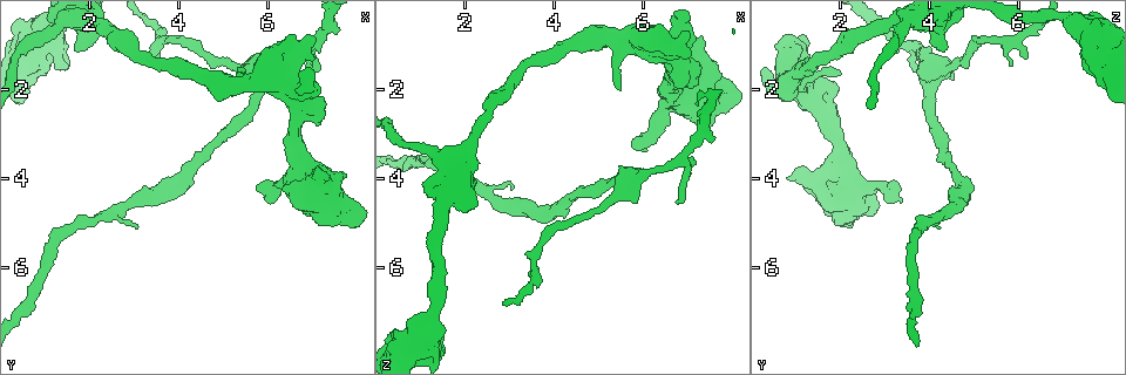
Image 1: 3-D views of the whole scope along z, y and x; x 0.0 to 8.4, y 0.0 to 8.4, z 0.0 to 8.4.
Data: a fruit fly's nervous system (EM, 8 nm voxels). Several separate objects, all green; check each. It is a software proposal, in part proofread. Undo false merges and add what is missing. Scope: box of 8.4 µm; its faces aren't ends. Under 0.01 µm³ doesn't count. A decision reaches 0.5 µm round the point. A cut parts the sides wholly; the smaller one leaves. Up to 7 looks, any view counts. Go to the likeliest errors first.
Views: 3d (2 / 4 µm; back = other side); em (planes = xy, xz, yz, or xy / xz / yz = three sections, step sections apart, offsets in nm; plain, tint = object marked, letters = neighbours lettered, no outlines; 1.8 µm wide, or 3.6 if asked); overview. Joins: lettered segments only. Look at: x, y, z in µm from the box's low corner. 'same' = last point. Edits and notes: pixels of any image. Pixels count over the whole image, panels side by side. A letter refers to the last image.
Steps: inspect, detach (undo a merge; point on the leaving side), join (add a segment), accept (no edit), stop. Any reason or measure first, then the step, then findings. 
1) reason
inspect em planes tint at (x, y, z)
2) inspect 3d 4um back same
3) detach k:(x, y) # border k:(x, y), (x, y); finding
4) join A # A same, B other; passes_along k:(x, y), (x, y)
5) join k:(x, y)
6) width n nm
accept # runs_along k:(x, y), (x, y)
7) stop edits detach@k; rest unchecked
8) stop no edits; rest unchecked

branch stops here
inspect 3d 4um at (6.80, 1.75, 4.60)

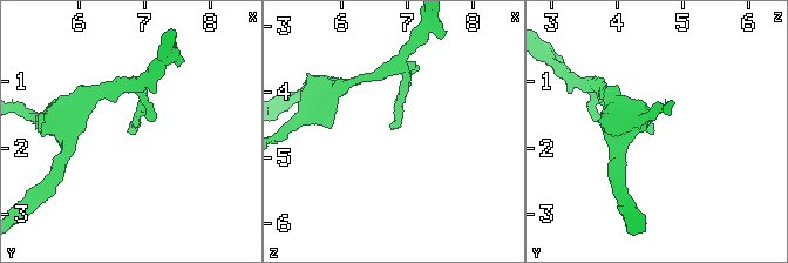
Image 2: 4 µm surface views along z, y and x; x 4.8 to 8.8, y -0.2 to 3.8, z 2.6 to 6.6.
now the EM
inspect em planes letters at (6.75, 1.70, 4.55)

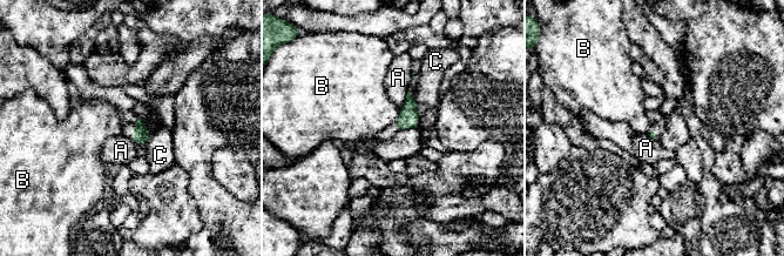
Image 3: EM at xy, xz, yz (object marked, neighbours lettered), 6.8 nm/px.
longest_contact C 200 nm
accept # A other, B other, C other; no lettered segment goes on from it

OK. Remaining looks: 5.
branch stops here
inspect em planes letters at (3.05, 5.05, 4.25)

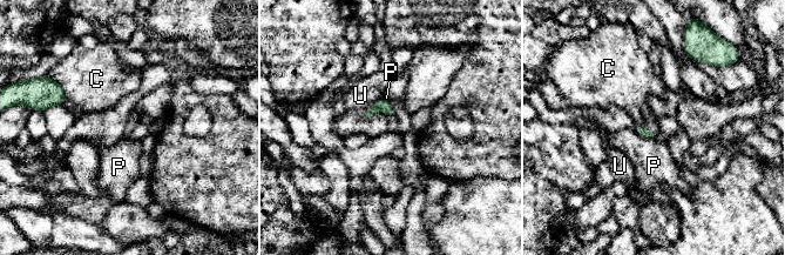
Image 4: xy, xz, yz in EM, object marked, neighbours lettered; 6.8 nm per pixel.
accept # C other, P other, U other; border 4:(633, 128), (644, 136), (654, 138); no lettered segment goes on from it

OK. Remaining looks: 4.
sharp bend
inspect 3d 4um at (7.40, 4.25, 1.55)

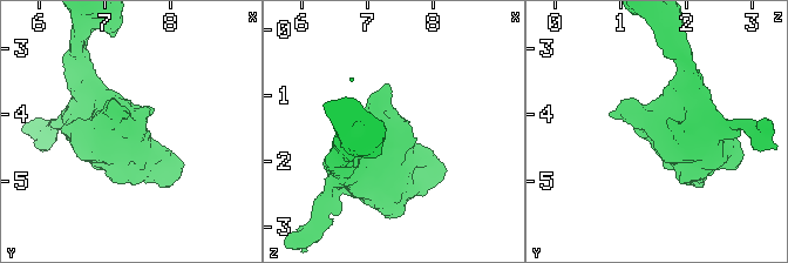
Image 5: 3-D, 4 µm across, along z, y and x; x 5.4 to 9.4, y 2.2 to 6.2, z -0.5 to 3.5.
shape alone is not enough
inspect em planes tint at (7.35, 4.20, 1.50)

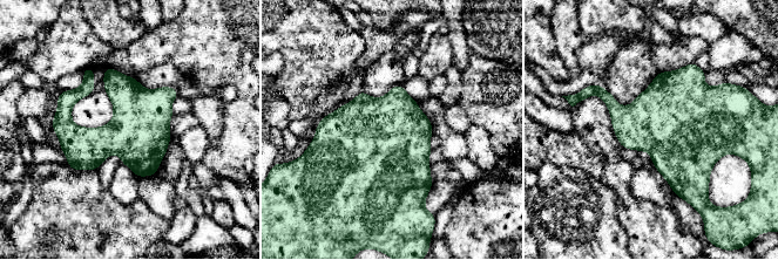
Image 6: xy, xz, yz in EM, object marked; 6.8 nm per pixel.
inspect em planes letters same

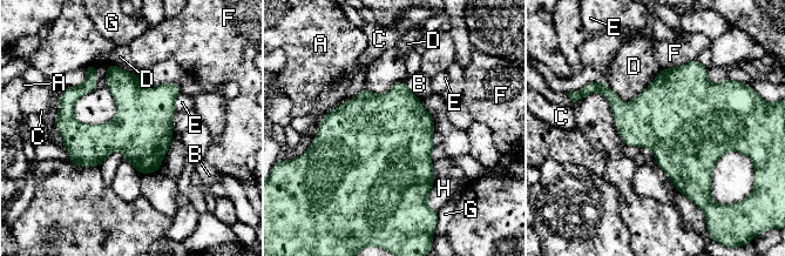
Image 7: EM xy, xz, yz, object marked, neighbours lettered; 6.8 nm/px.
accept # A other, B other, C other, D other, E other, F other, G other, H other; border 7:(661, 68), (629, 102), (602, 81); continuous, no second cell

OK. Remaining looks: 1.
stop no edits; rest unchecked

